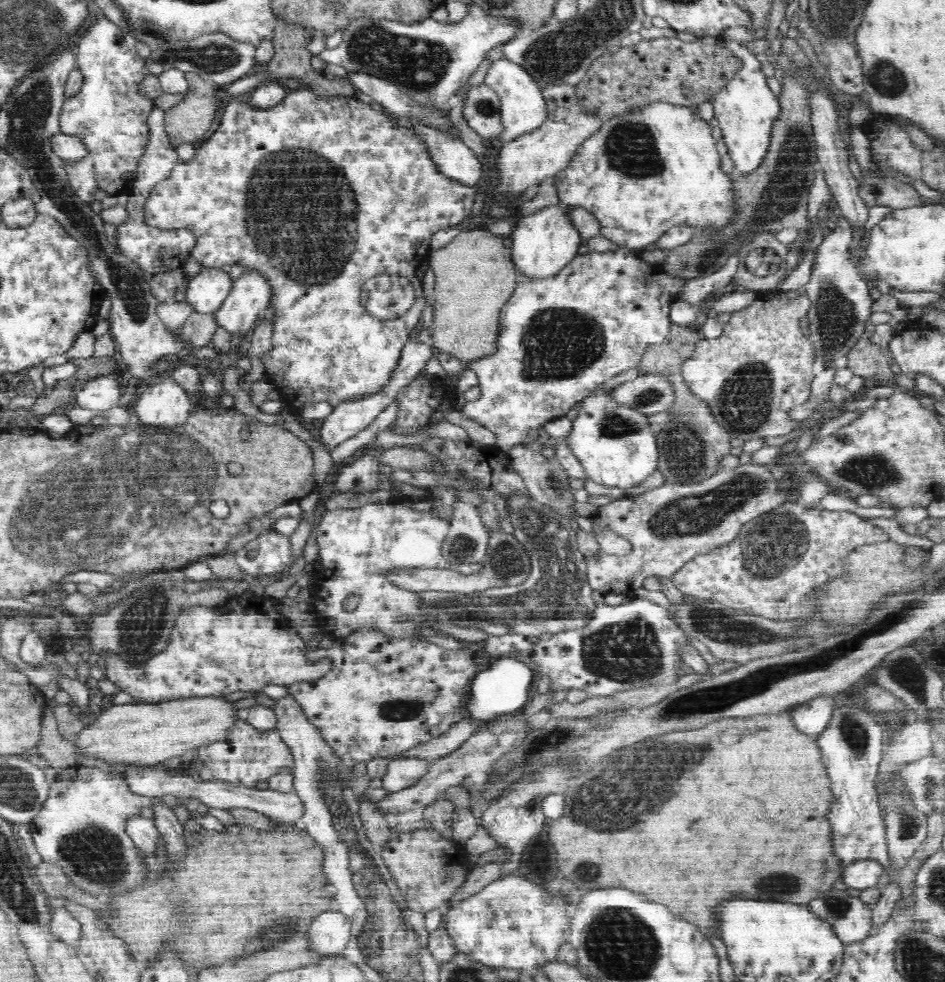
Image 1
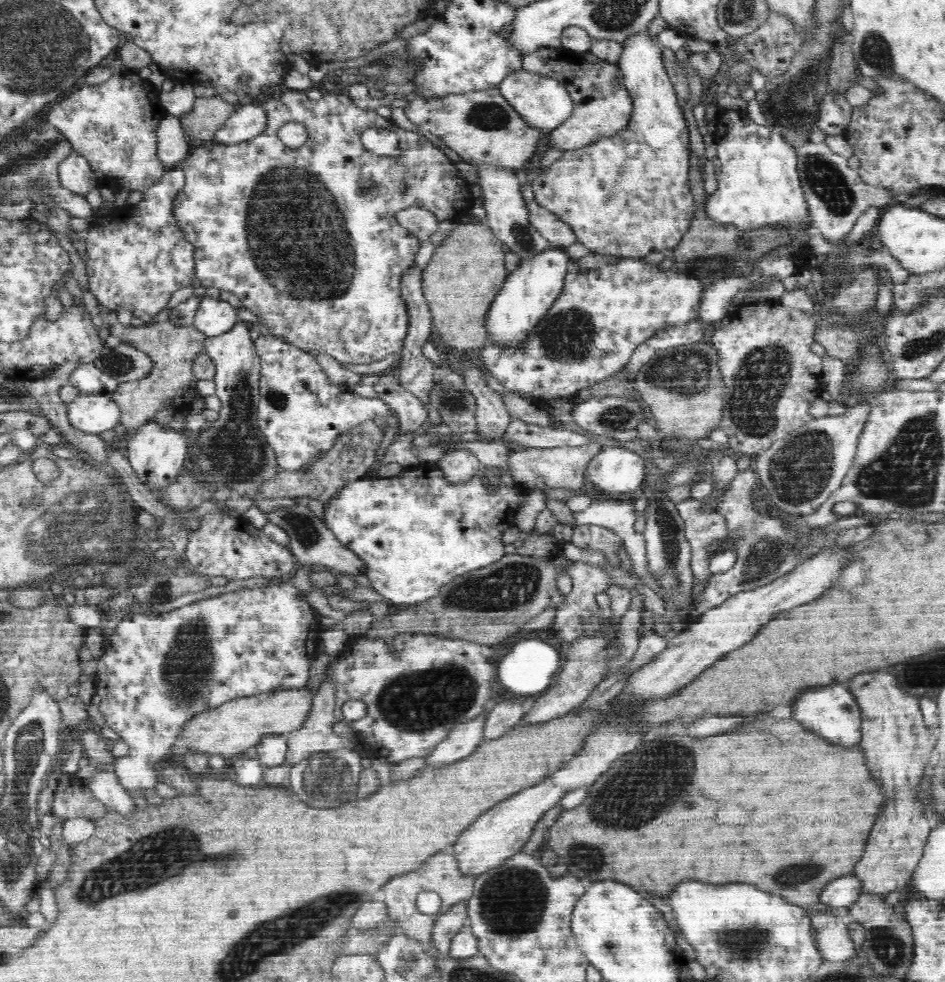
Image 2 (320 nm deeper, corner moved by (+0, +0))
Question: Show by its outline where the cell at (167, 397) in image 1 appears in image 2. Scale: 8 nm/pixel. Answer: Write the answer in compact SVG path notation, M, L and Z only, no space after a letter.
M154 419L148 420L136 430L136 436L128 442L128 461L130 462L135 476L147 491L154 493L155 489L166 489L170 486L178 474L182 471L184 456L186 453L186 438L182 430L174 431L160 428Z

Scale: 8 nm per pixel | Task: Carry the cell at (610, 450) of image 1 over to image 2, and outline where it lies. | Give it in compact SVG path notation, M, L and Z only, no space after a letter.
M606 446L588 464L587 478L595 487L613 497L621 493L638 494L645 480L646 464L637 453L626 448Z

